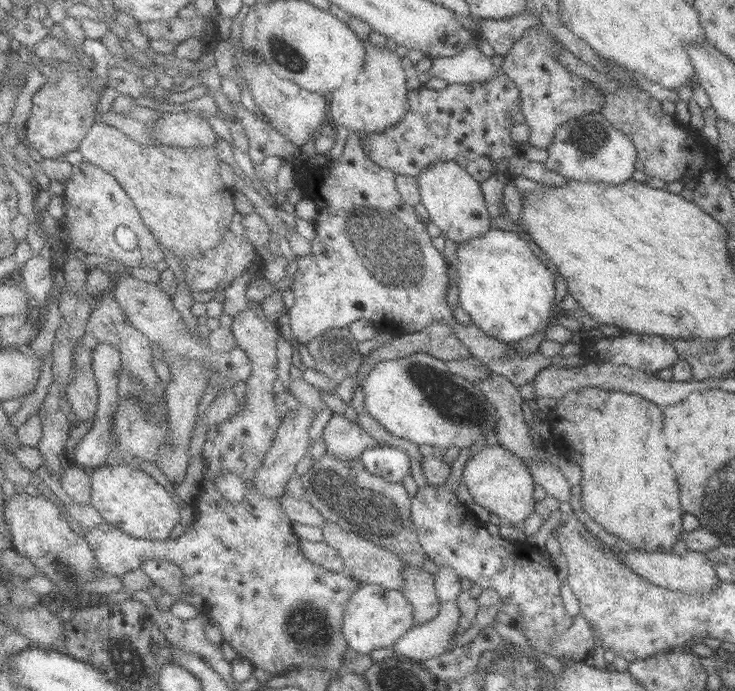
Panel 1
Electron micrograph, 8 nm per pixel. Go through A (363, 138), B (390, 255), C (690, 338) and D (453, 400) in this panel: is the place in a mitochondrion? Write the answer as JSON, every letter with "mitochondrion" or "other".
{"A":"other","B":"mitochondrion","C":"other","D":"mitochondrion"}

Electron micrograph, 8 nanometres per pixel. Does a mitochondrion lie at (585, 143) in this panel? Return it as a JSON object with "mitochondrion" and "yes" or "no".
{"mitochondrion":"yes"}

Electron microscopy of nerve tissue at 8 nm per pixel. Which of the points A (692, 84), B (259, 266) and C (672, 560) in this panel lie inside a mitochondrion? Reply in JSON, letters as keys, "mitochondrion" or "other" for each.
{"A":"other","B":"other","C":"other"}

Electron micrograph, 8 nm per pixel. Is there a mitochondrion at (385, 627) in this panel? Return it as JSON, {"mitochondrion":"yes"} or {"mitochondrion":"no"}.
{"mitochondrion":"no"}

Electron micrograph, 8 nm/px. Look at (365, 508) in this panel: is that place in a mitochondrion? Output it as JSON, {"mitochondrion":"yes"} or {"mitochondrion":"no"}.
{"mitochondrion":"yes"}

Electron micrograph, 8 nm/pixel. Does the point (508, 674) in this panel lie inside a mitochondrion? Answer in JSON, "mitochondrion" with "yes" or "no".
{"mitochondrion":"yes"}

